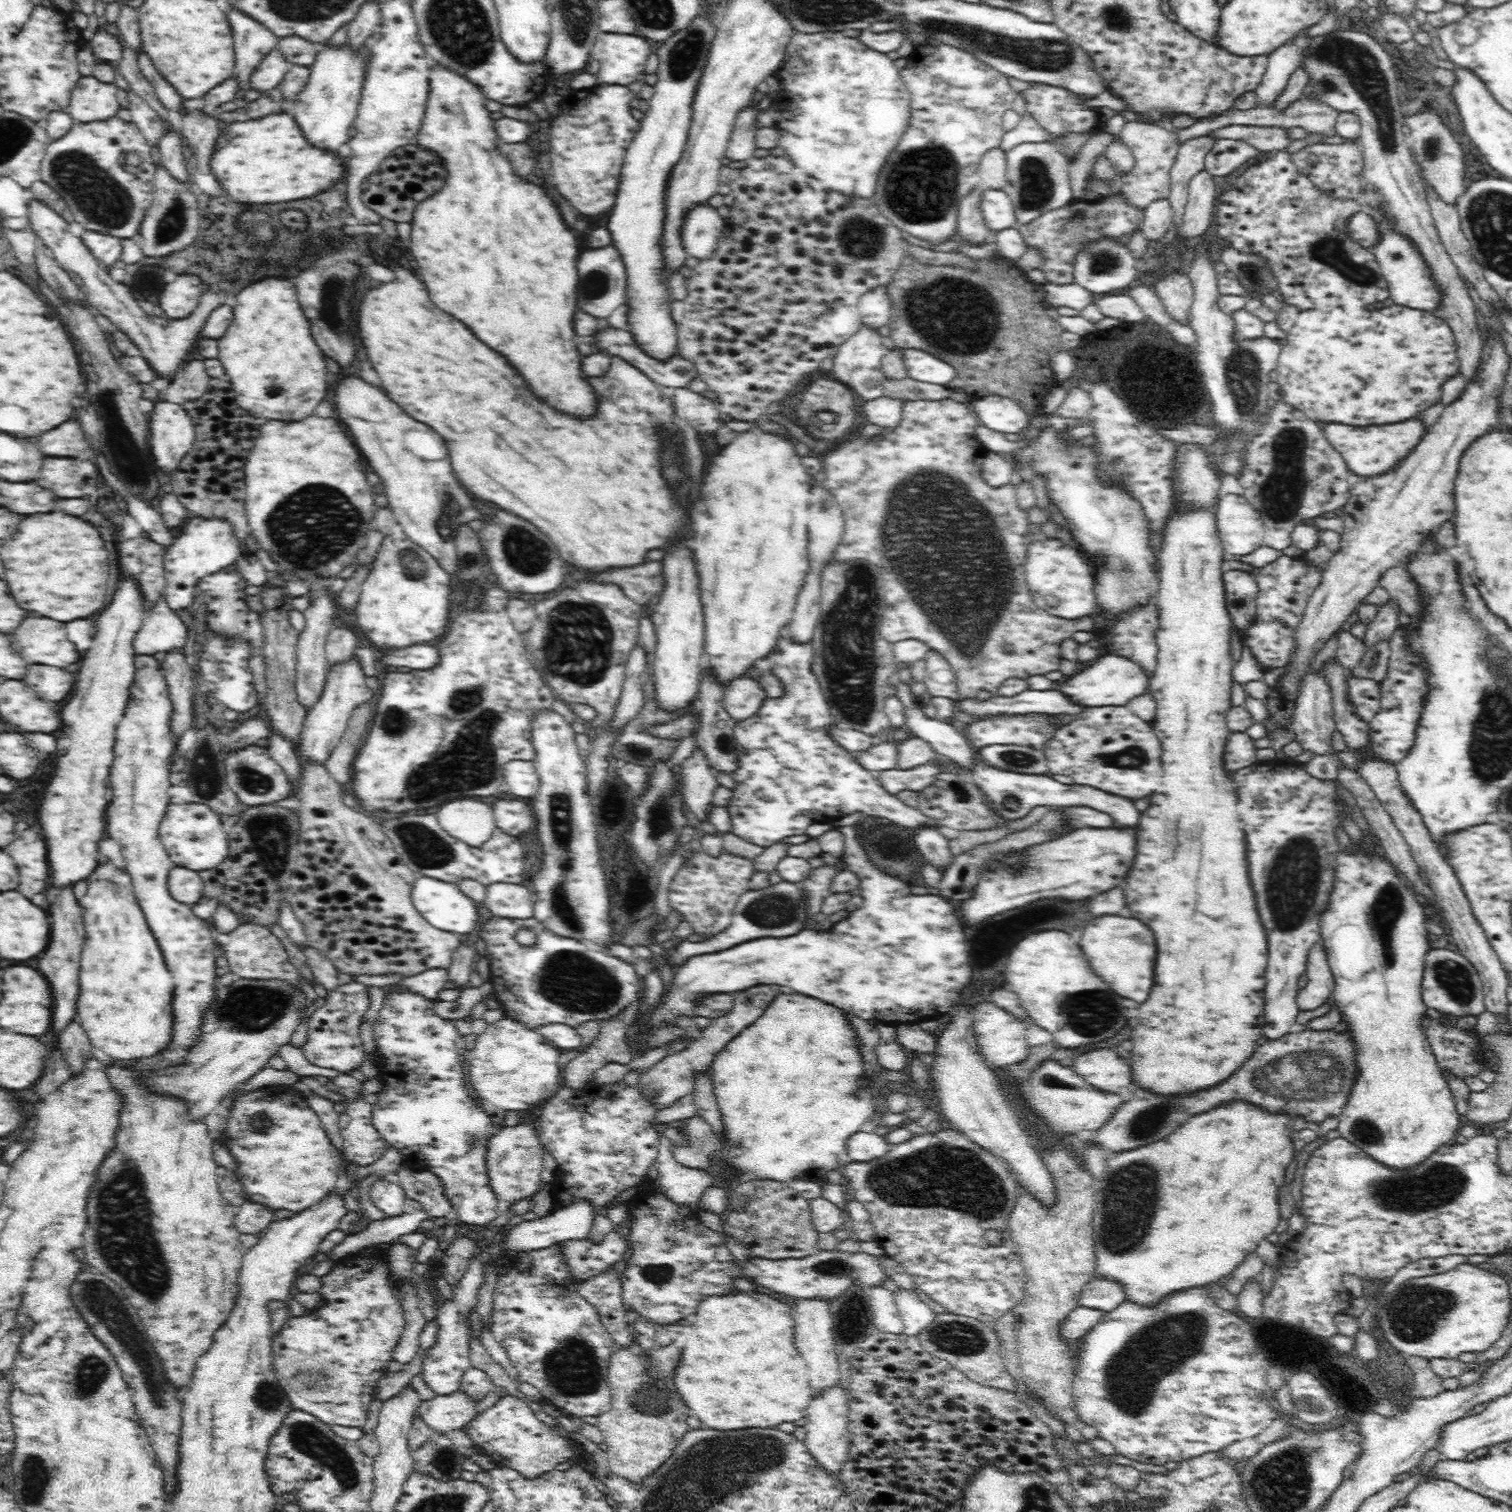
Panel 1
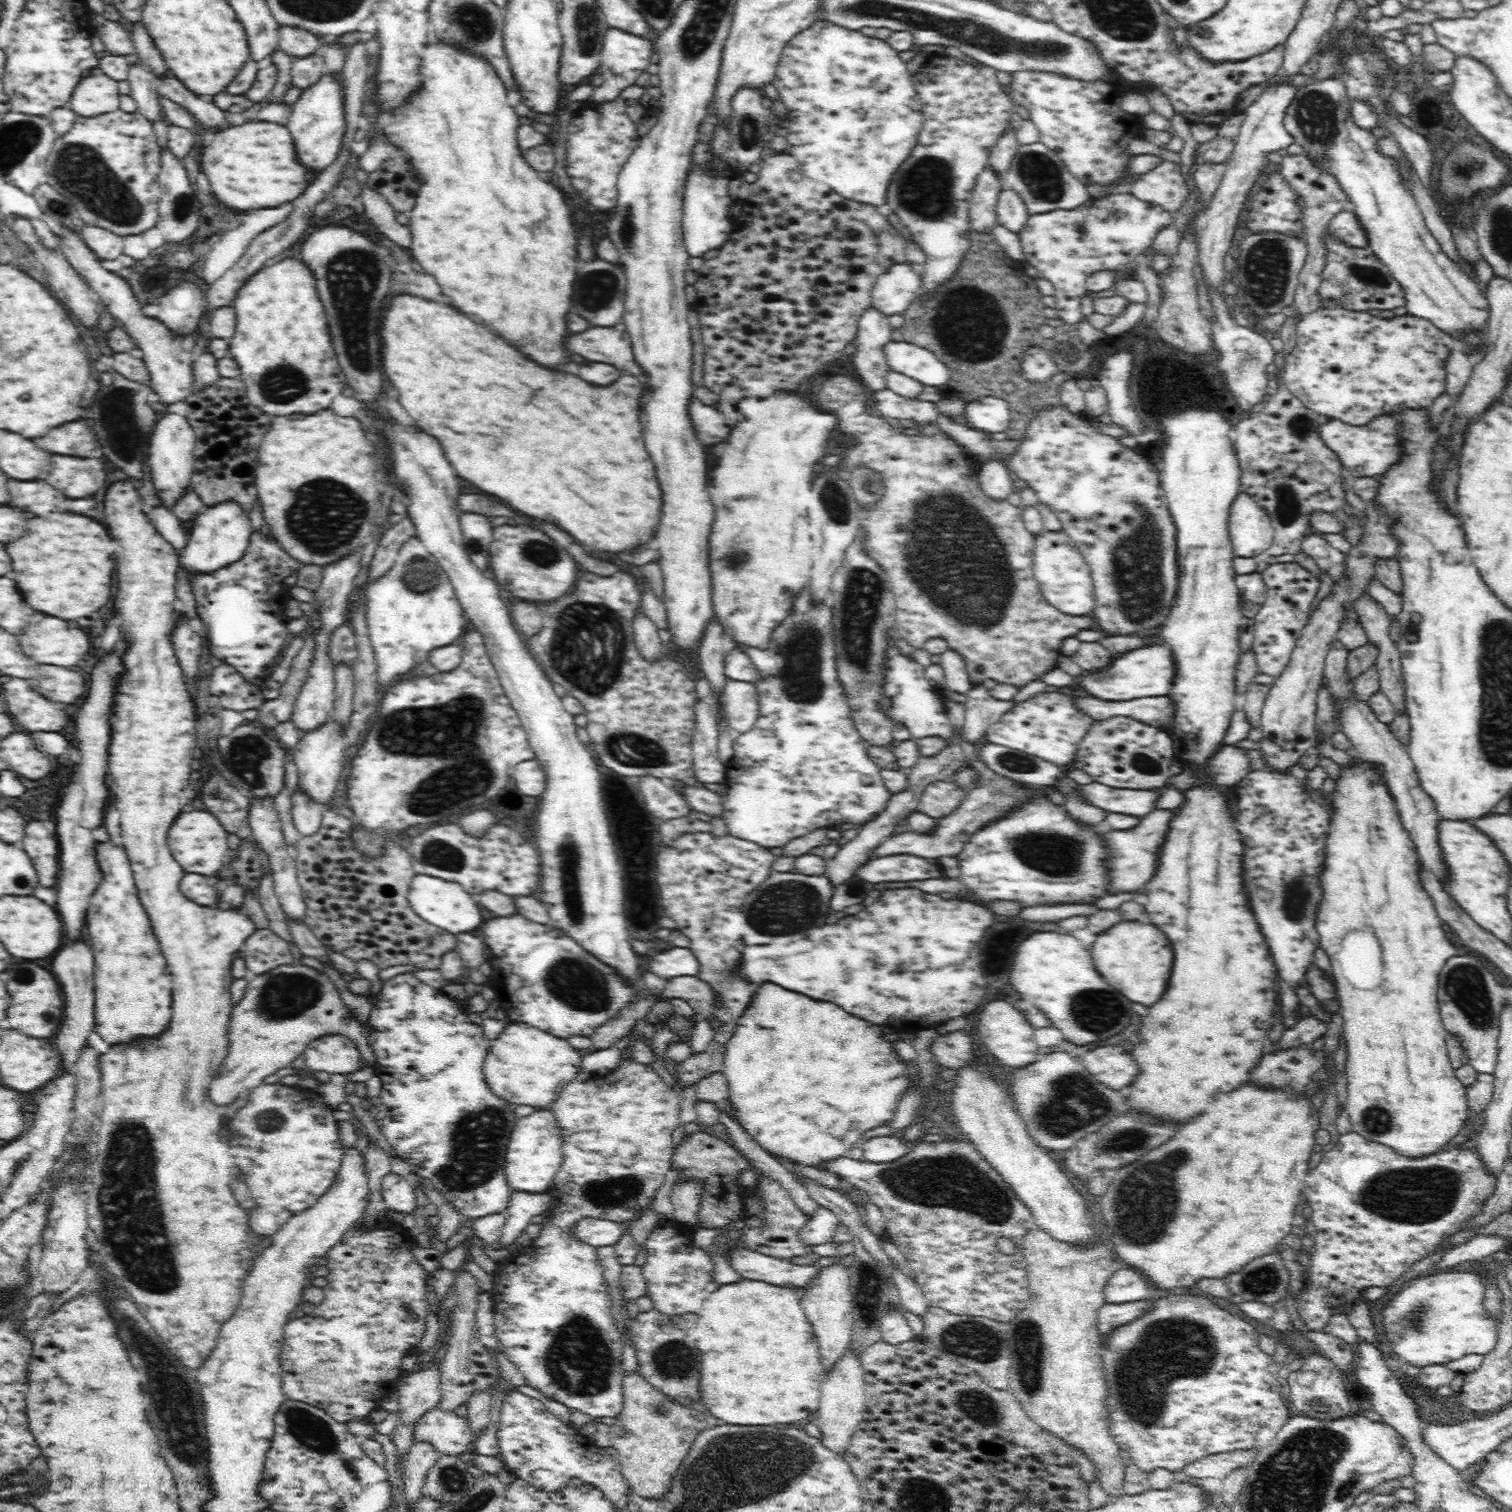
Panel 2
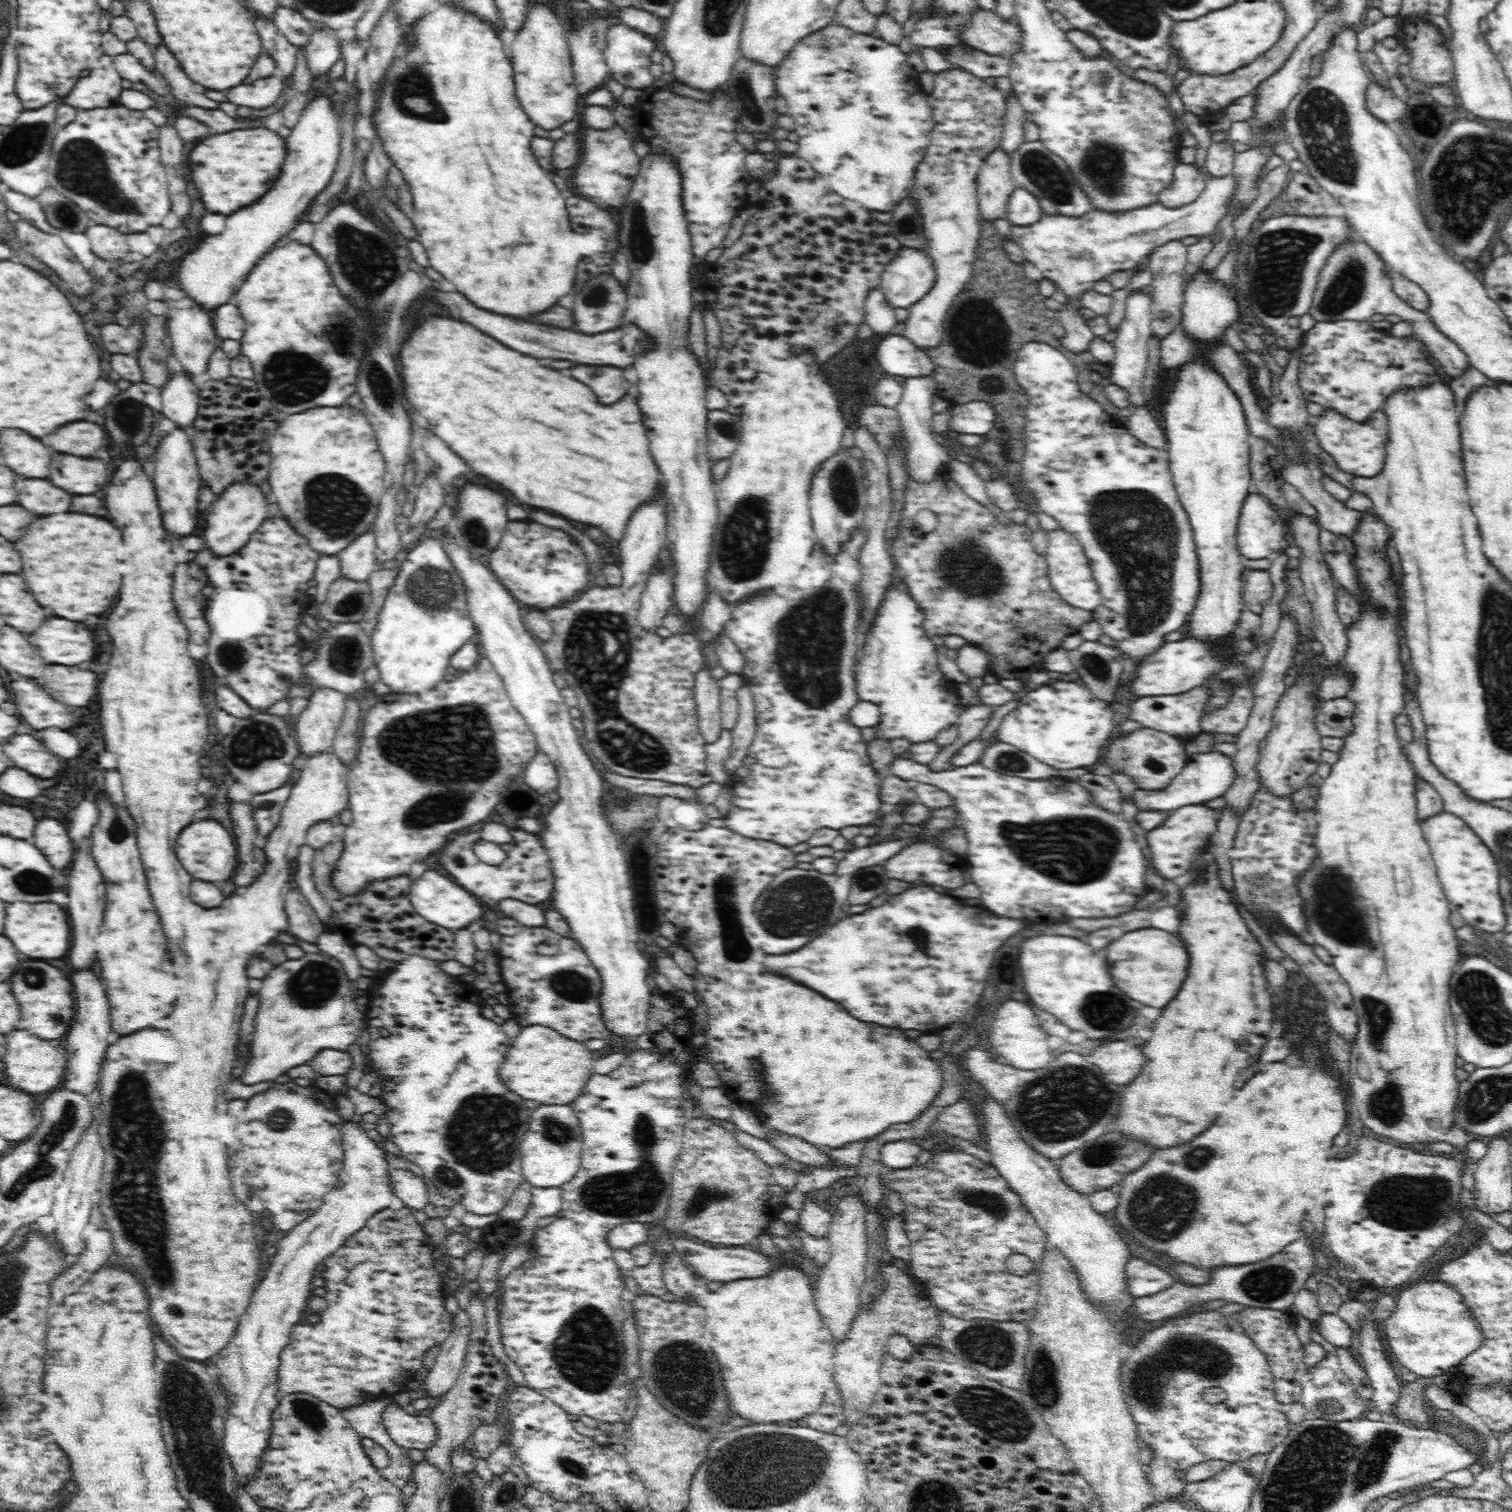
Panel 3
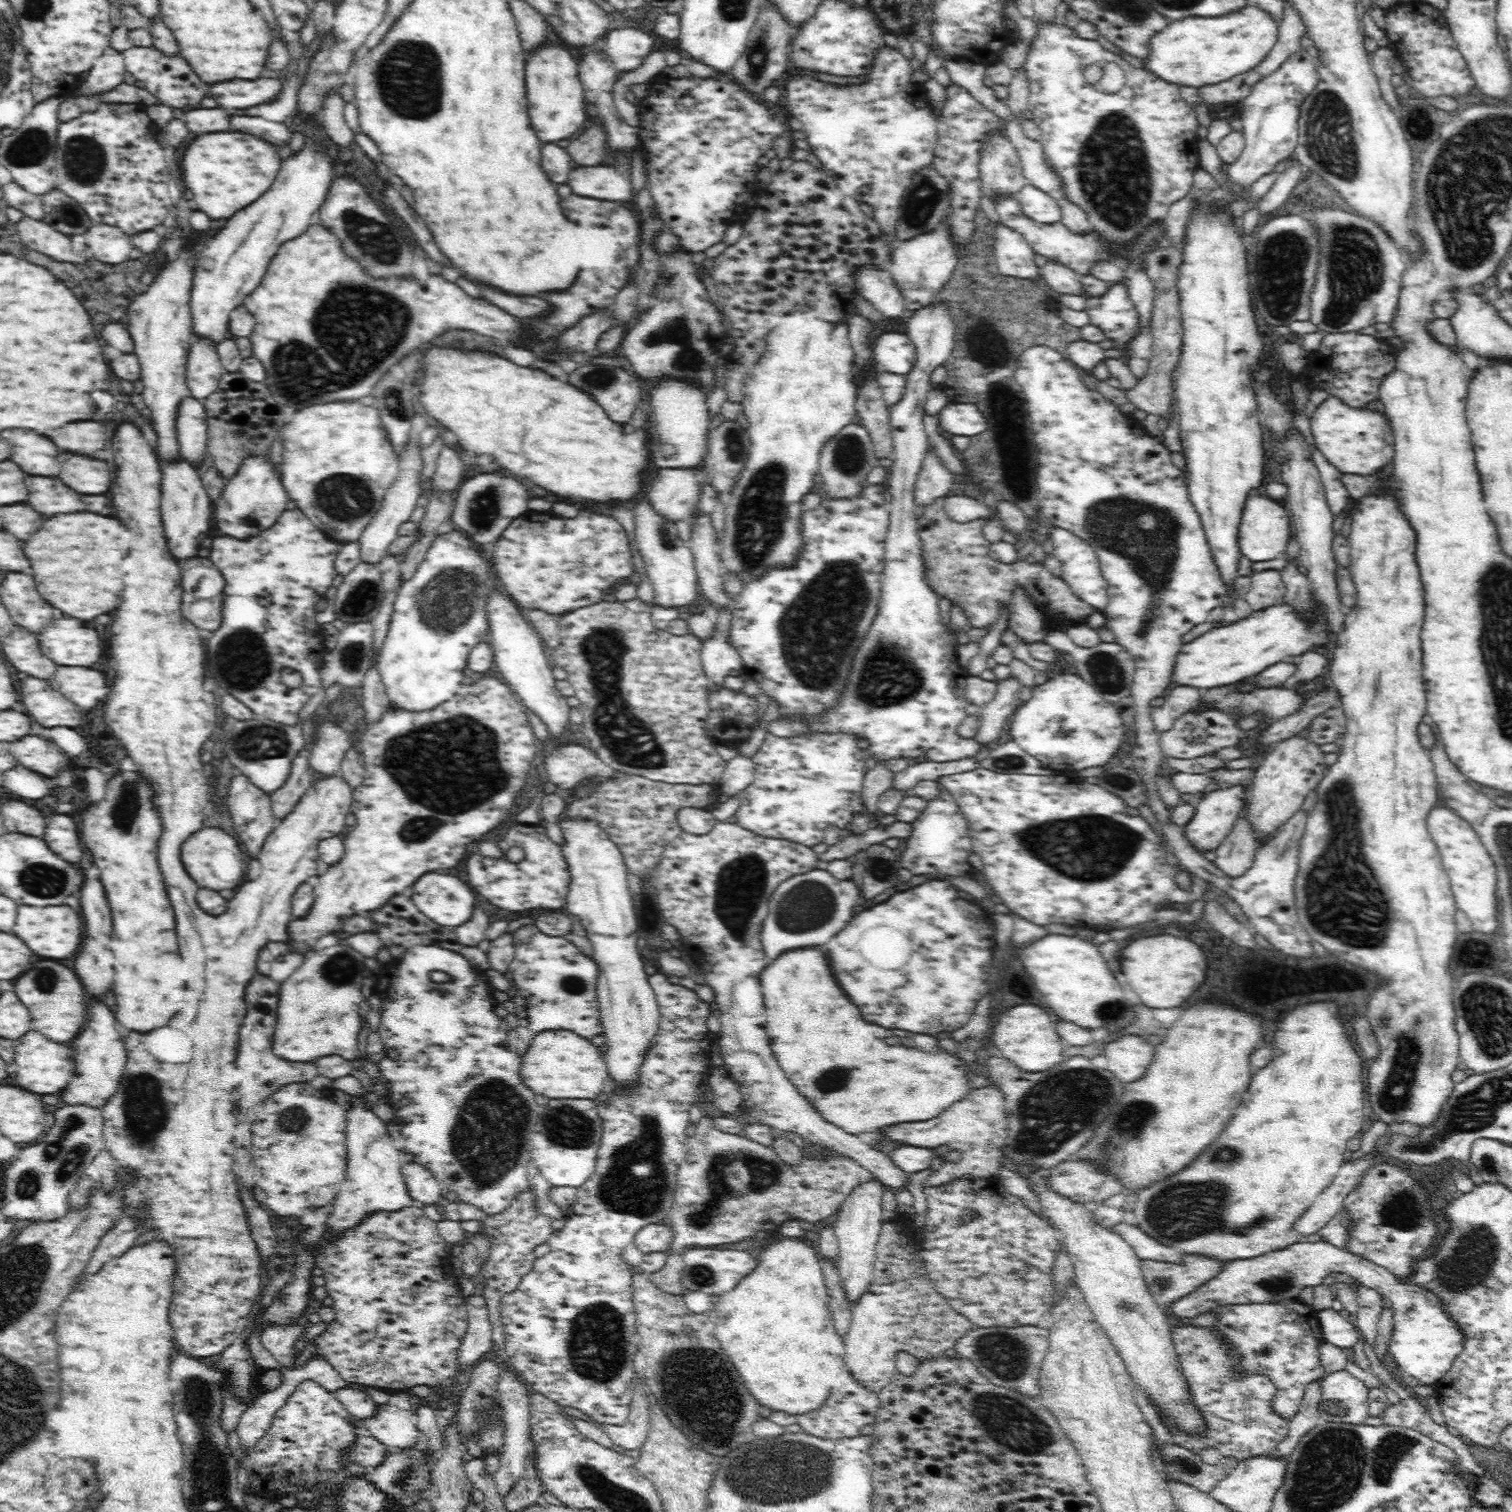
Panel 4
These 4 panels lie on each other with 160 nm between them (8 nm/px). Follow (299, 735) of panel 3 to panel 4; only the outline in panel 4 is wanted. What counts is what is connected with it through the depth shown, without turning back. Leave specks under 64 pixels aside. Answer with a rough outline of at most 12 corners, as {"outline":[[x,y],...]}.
{"outline":[[322,722],[311,767],[339,773],[354,744],[344,728]]}

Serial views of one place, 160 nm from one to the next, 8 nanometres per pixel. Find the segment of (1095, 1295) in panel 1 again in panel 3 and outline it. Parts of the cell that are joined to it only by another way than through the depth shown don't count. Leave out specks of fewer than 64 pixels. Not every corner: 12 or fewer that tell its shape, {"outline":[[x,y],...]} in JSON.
{"outline":[[1141,1258],[1126,1264],[1132,1296],[1176,1284],[1168,1270]]}

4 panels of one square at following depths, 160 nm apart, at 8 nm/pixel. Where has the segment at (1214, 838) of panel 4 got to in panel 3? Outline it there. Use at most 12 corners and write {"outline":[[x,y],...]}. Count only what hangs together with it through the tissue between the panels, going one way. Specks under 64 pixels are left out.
{"outline":[[1222,808],[1174,809],[1148,832],[1152,866],[1182,876],[1198,836],[1216,832]]}

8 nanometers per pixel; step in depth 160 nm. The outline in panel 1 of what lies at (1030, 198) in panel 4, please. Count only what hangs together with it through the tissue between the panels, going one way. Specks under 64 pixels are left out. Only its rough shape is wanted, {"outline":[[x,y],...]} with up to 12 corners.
{"outline":[[1003,190],[982,192],[981,214],[994,231],[1016,227],[1012,199]]}

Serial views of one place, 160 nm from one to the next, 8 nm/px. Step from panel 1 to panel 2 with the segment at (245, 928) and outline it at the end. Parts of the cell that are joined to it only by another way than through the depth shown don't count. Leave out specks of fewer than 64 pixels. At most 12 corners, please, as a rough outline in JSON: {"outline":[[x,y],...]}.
{"outline":[[269,928],[242,944],[253,976],[296,963],[288,942]]}

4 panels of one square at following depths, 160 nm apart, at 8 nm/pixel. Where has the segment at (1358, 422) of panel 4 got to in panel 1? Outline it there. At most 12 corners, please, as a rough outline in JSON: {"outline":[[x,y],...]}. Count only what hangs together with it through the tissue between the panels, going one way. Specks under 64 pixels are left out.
{"outline":[[1418,420],[1323,433],[1354,478],[1402,462],[1426,434]]}

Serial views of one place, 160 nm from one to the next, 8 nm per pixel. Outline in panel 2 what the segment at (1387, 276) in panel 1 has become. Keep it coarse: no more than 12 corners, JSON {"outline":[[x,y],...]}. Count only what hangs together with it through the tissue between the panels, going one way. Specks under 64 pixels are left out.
{"outline":[[1345,83],[1299,87],[1283,123],[1334,178],[1408,314],[1485,336],[1481,283],[1374,156]]}

